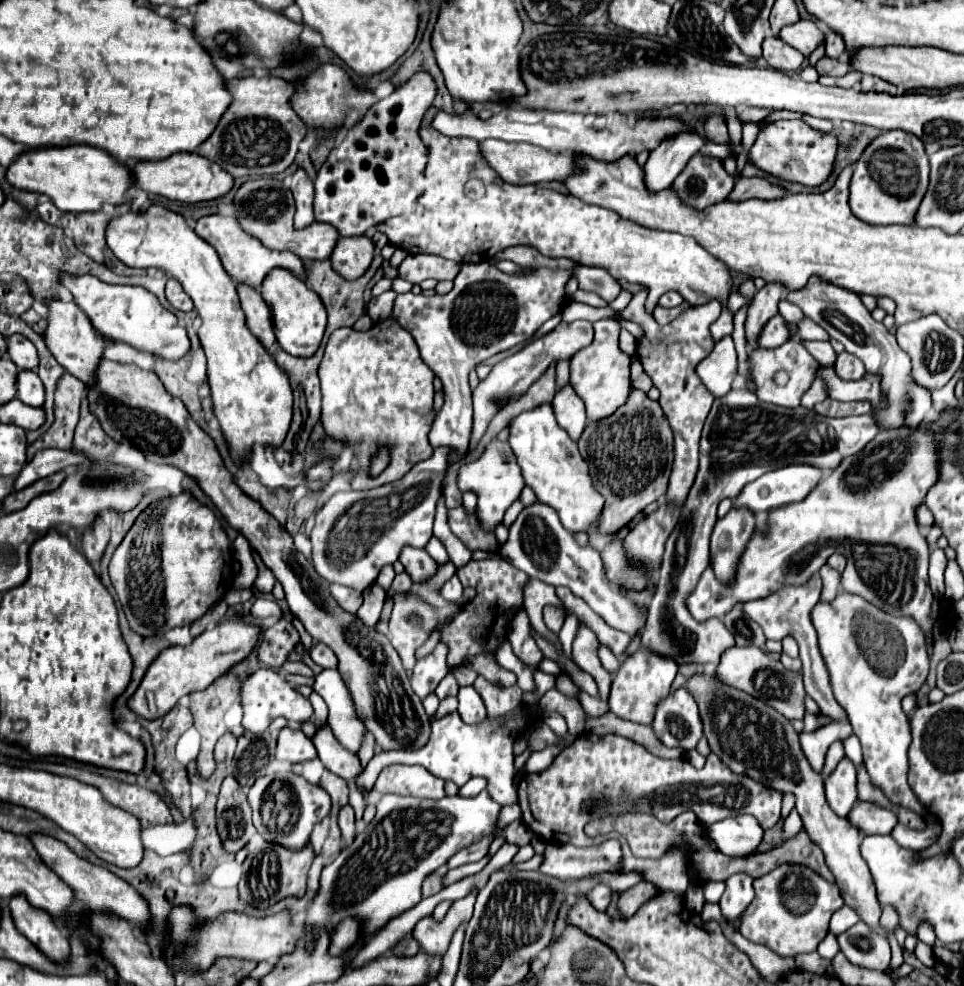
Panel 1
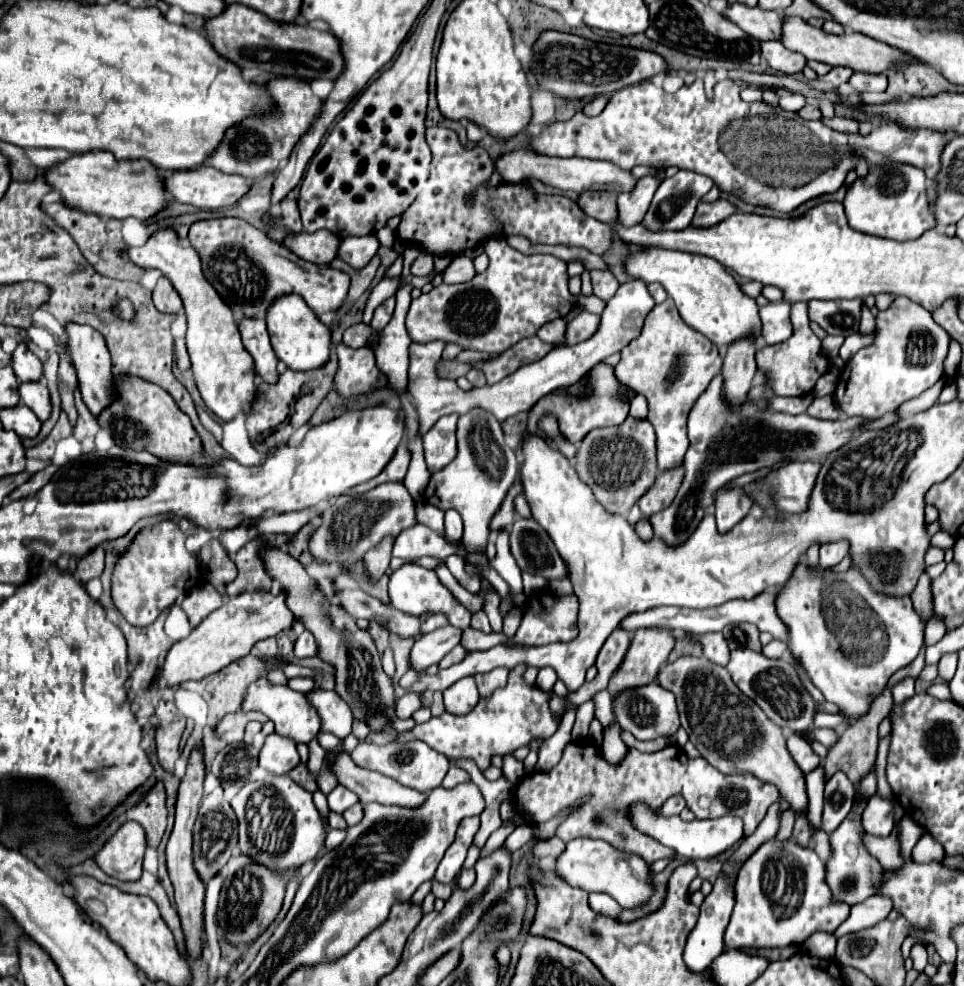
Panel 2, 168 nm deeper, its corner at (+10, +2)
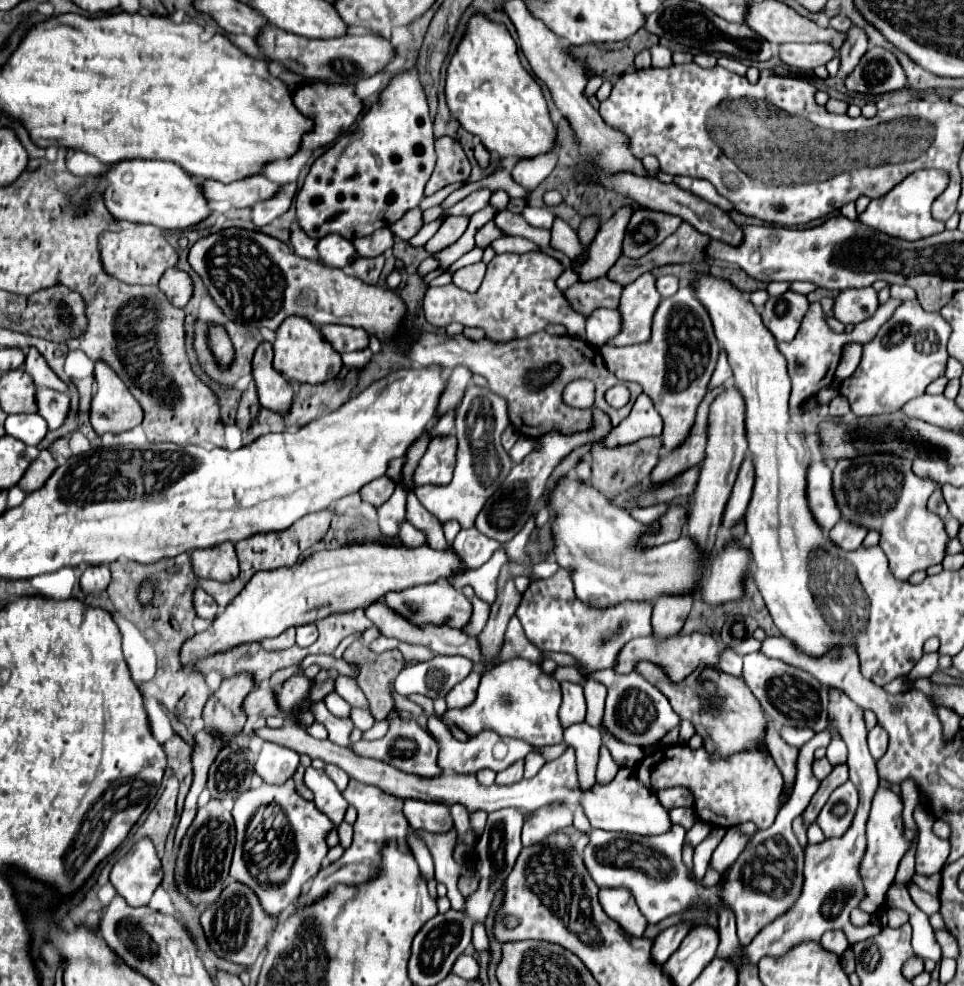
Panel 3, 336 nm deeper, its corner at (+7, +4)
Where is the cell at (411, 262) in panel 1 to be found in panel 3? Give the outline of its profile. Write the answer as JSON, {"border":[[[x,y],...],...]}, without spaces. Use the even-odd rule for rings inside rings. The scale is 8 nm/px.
{"border":[[[475,263],[475,265],[467,265],[459,271],[453,273],[453,283],[465,291],[477,291],[481,281],[485,275],[485,263]]]}

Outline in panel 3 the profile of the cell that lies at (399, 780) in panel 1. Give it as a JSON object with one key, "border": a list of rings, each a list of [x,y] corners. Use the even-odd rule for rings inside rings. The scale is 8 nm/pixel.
{"border":[[[393,715],[391,729],[383,739],[379,739],[379,741],[359,741],[359,743],[351,745],[351,749],[357,755],[379,759],[379,761],[383,761],[387,765],[393,765],[395,769],[401,769],[401,771],[407,771],[407,773],[415,773],[419,777],[433,777],[433,775],[443,773],[441,767],[437,765],[439,749],[437,749],[437,743],[431,739],[431,735],[423,727],[419,727],[415,721],[403,723],[397,715]]]}

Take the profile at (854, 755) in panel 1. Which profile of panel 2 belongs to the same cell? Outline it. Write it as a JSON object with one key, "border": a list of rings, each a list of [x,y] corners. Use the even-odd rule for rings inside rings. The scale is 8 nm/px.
{"border":[[[810,729],[806,735],[800,735],[806,743],[810,743],[810,741],[818,741],[818,743],[822,743],[824,747],[832,747],[834,743],[836,743],[836,739],[838,739],[838,735],[836,735],[836,731],[832,731],[832,729]]]}

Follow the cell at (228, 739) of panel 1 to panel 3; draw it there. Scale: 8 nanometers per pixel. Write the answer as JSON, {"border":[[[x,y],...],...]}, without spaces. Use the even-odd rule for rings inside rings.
{"border":[[[267,683],[261,687],[255,687],[247,699],[243,701],[243,711],[247,717],[269,717],[277,715],[279,709],[275,705],[275,689],[271,689]]]}

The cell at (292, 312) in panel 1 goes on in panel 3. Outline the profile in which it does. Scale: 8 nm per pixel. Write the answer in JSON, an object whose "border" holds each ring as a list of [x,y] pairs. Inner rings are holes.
{"border":[[[291,315],[291,319],[285,319],[279,329],[275,331],[273,341],[275,351],[275,369],[281,371],[287,379],[295,379],[299,383],[323,383],[339,375],[343,363],[341,355],[327,343],[321,335],[321,329],[315,327],[315,323],[307,323],[307,319],[299,319],[297,315]]]}

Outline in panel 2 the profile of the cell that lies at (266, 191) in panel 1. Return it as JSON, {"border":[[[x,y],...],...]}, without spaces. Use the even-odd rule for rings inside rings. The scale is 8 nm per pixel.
{"border":[[[322,229],[316,233],[290,235],[284,241],[284,245],[290,247],[304,261],[312,261],[316,265],[328,265],[338,253],[340,237],[334,237],[334,233]]]}

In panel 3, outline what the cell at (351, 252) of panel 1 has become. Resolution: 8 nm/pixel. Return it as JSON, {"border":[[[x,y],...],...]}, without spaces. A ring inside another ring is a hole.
{"border":[[[379,229],[369,237],[353,239],[353,247],[361,257],[377,257],[393,245],[393,233],[389,229]]]}

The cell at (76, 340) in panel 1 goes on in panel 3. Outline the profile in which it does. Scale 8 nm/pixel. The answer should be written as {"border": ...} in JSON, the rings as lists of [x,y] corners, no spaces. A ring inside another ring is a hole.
{"border":[[[103,361],[95,363],[95,387],[97,391],[91,401],[91,425],[99,435],[107,431],[121,433],[143,421],[143,409],[115,371],[111,371]]]}

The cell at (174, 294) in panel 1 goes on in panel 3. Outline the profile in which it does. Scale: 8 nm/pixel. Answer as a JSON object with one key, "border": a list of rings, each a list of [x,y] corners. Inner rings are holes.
{"border":[[[175,267],[163,273],[163,277],[159,279],[159,289],[167,295],[173,307],[185,307],[193,293],[191,277],[185,271],[179,271]]]}

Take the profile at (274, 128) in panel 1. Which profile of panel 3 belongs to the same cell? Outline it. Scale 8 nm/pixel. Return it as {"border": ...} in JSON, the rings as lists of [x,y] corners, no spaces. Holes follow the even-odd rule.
{"border":[[[309,81],[295,89],[295,107],[313,121],[313,131],[307,131],[303,135],[301,149],[317,149],[325,147],[335,141],[335,137],[343,131],[349,131],[353,123],[363,113],[363,103],[355,95],[351,85],[337,85],[337,83],[325,83],[325,81]]]}

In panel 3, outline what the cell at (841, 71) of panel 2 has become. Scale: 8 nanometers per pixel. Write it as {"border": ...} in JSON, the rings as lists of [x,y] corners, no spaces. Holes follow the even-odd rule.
{"border":[[[853,27],[847,33],[847,41],[839,53],[843,75],[849,75],[857,67],[859,59],[865,55],[865,51],[867,51],[867,35],[863,33],[863,29]]]}

